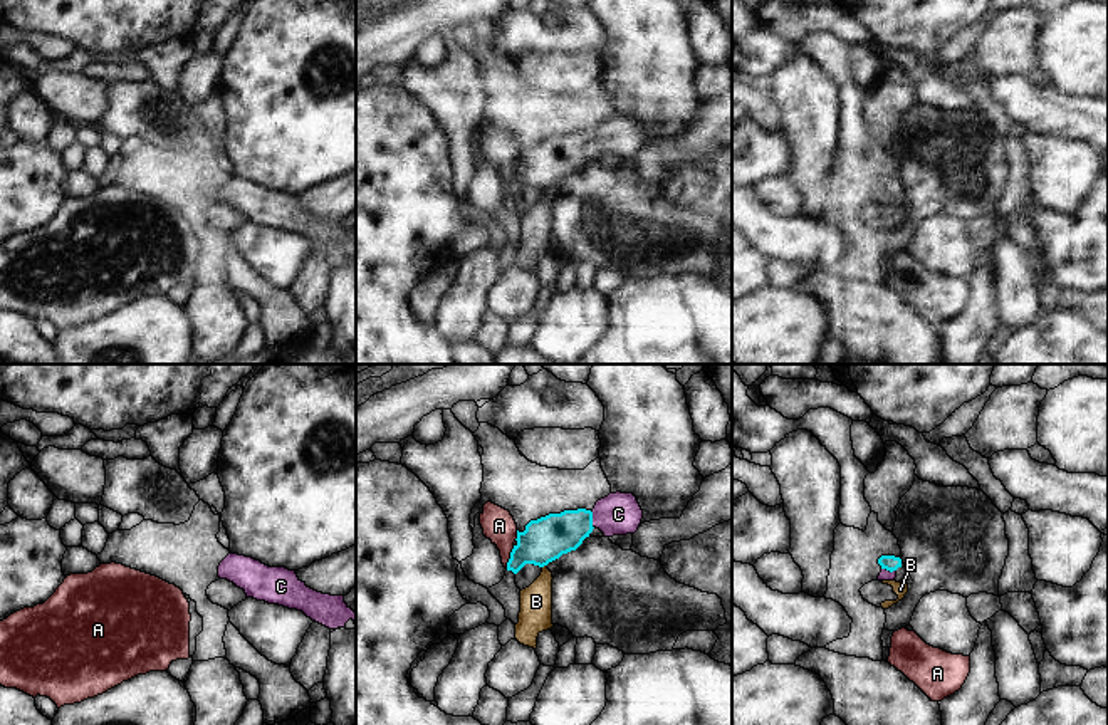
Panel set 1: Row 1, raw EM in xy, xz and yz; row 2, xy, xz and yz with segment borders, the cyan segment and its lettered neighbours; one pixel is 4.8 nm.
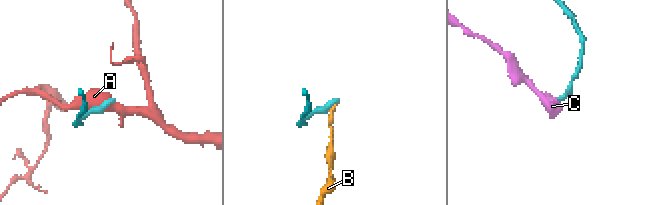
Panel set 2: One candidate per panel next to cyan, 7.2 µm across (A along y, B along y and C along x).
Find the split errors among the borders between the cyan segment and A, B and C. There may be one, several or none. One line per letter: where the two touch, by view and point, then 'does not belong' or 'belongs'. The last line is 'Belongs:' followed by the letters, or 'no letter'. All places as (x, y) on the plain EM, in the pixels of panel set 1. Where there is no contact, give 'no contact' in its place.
A: xz (511, 182) | does not belong
B: xz (549, 185) | does not belong
C: xz (591, 145) | belongs
Belongs: C

